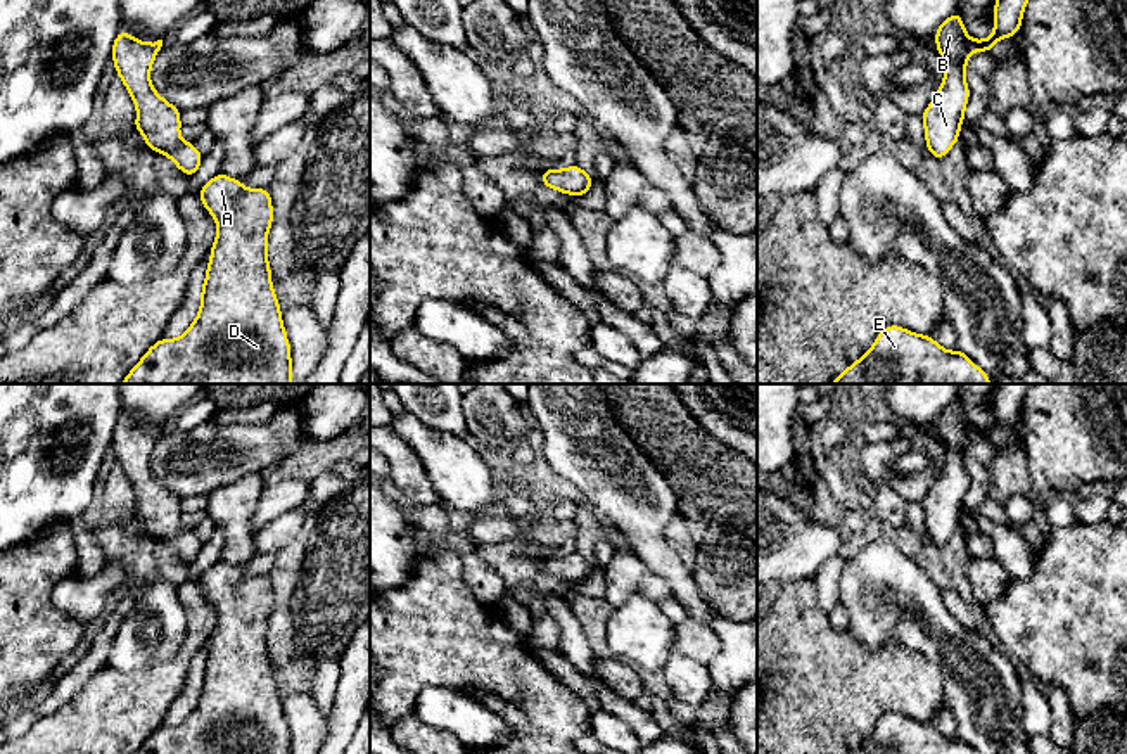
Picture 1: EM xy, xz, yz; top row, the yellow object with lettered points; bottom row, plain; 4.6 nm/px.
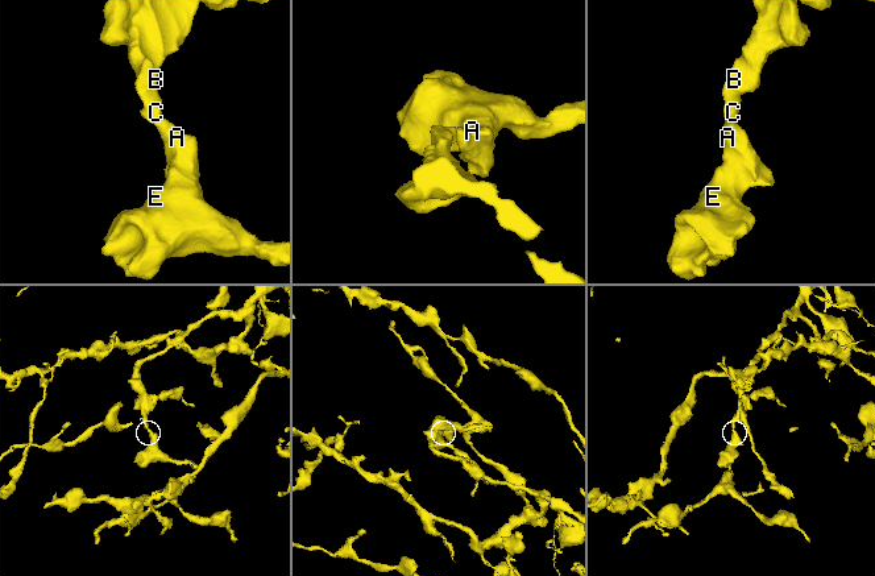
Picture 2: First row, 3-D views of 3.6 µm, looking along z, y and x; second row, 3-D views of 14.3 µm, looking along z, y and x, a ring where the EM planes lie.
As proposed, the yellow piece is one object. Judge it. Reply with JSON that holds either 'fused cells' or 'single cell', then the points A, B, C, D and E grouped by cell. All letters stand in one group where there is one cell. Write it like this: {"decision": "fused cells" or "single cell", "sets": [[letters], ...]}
{"decision": "single cell", "sets": [["A", "B", "C", "D", "E"]]}

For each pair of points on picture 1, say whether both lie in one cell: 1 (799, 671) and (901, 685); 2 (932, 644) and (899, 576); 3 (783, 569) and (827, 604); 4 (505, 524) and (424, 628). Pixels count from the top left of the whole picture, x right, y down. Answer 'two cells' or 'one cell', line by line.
1: one cell
2: one cell
3: two cells
4: two cells

